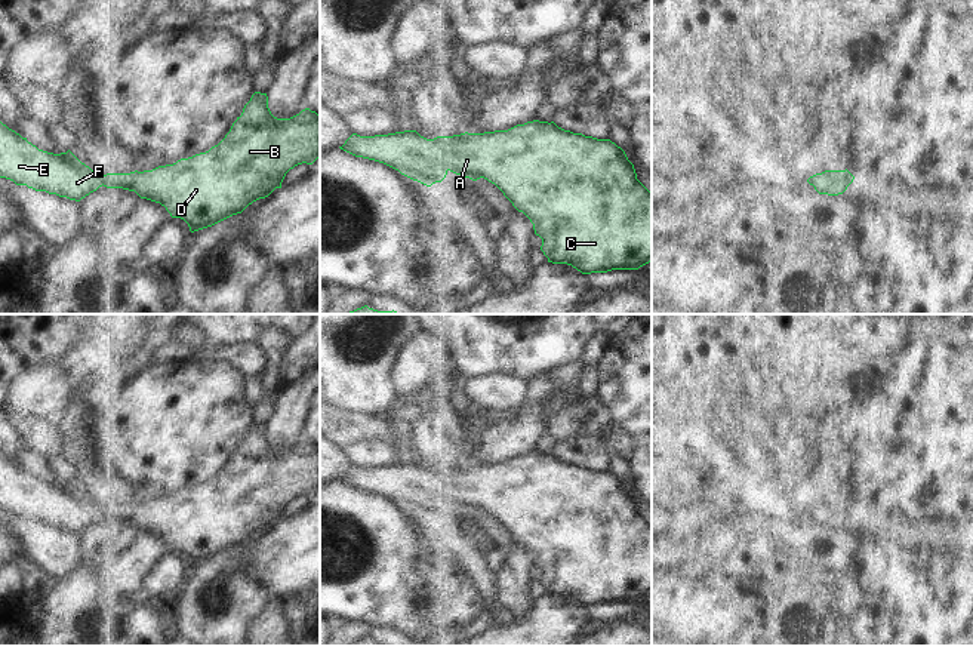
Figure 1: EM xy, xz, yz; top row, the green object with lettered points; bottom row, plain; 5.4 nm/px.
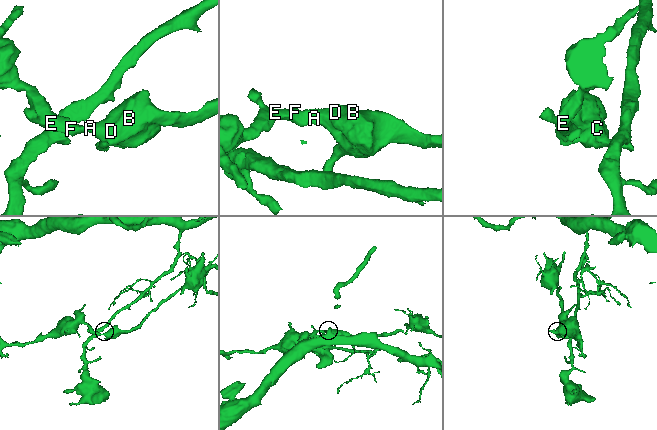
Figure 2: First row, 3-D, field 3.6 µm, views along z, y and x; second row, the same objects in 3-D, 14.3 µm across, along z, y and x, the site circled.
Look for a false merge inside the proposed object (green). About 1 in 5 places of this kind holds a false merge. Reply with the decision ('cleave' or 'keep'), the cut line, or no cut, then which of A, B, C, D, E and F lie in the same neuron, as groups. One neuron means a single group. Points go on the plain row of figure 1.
keep | no cut | A B C D E F

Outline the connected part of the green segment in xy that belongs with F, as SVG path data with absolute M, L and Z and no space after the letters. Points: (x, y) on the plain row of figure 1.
M255 424L225 470L206 484L181 490L173 496L130 505L104 508L81 495L70 482L53 486L39 482L0 453L0 510L80 533L99 519L135 523L141 530L160 535L172 550L184 551L190 563L212 559L249 536L281 520L286 505L298 496L312 496L320 489L320 446L310 440L290 450L277 450L268 440L267 425Z

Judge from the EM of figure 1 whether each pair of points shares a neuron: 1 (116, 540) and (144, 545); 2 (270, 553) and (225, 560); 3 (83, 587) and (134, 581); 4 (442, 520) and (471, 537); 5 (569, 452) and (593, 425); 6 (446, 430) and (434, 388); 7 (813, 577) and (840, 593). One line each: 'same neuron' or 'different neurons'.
1: different neurons
2: different neurons
3: different neurons
4: same neuron
5: different neurons
6: same neuron
7: same neuron

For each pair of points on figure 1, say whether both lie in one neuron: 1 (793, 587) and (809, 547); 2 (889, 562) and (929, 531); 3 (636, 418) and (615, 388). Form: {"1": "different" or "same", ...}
{"1": "different", "2": "different", "3": "same"}

